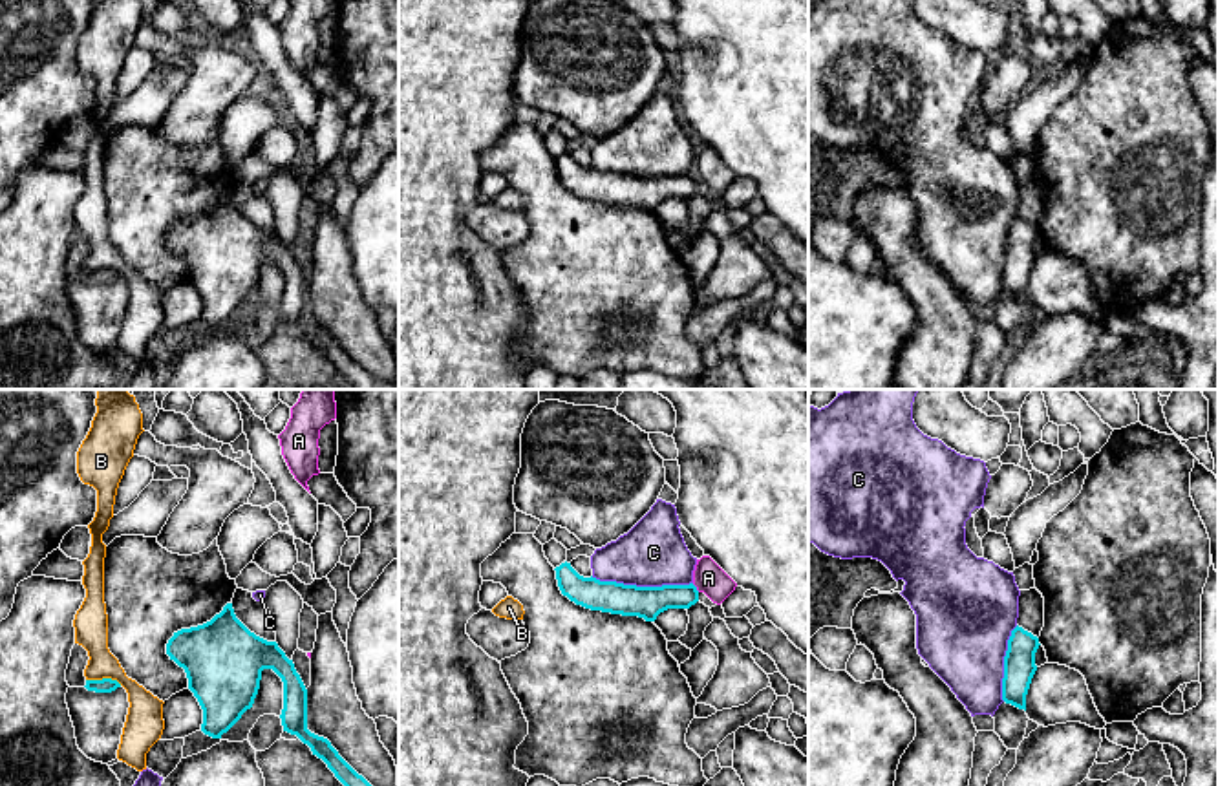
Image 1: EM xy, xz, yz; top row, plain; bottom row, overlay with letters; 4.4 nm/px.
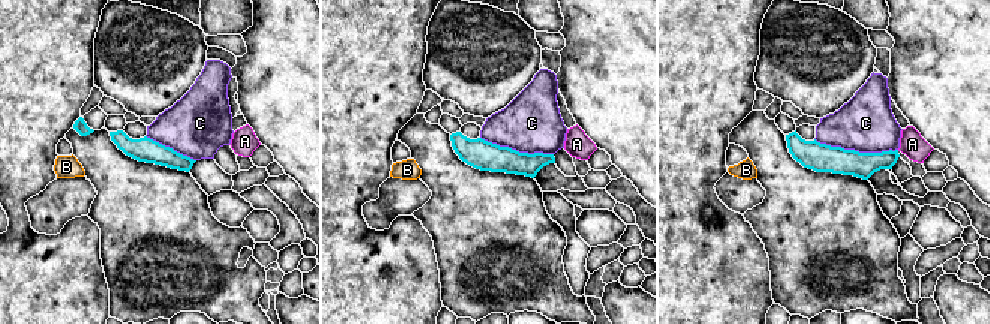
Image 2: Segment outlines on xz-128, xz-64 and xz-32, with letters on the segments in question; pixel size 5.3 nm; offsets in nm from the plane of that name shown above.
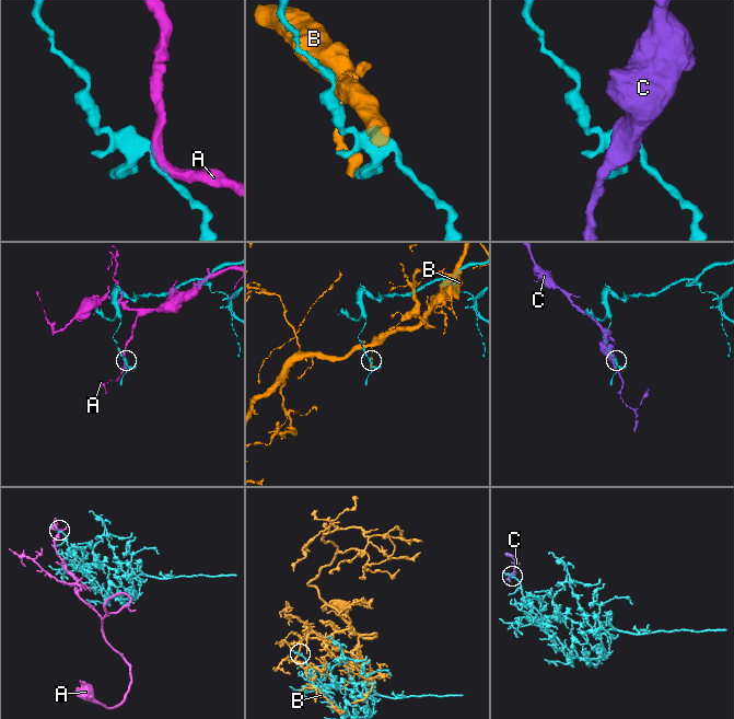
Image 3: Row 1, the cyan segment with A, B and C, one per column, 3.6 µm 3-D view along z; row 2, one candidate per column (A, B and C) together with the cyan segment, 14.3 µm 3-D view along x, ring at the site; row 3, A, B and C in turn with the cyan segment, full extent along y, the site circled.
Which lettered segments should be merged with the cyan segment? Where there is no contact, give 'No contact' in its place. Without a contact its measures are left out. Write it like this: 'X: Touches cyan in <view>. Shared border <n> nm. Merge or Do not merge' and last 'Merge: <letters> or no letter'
A: Touches cyan in xz. Shared border 50 nm. Do not merge
B: Touches cyan in xy. Shared border 160 nm. Do not merge
C: Touches cyan in xz. Shared border 440 nm. Do not merge
Merge: no letter

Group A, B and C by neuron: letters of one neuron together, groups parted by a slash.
A / B / C

